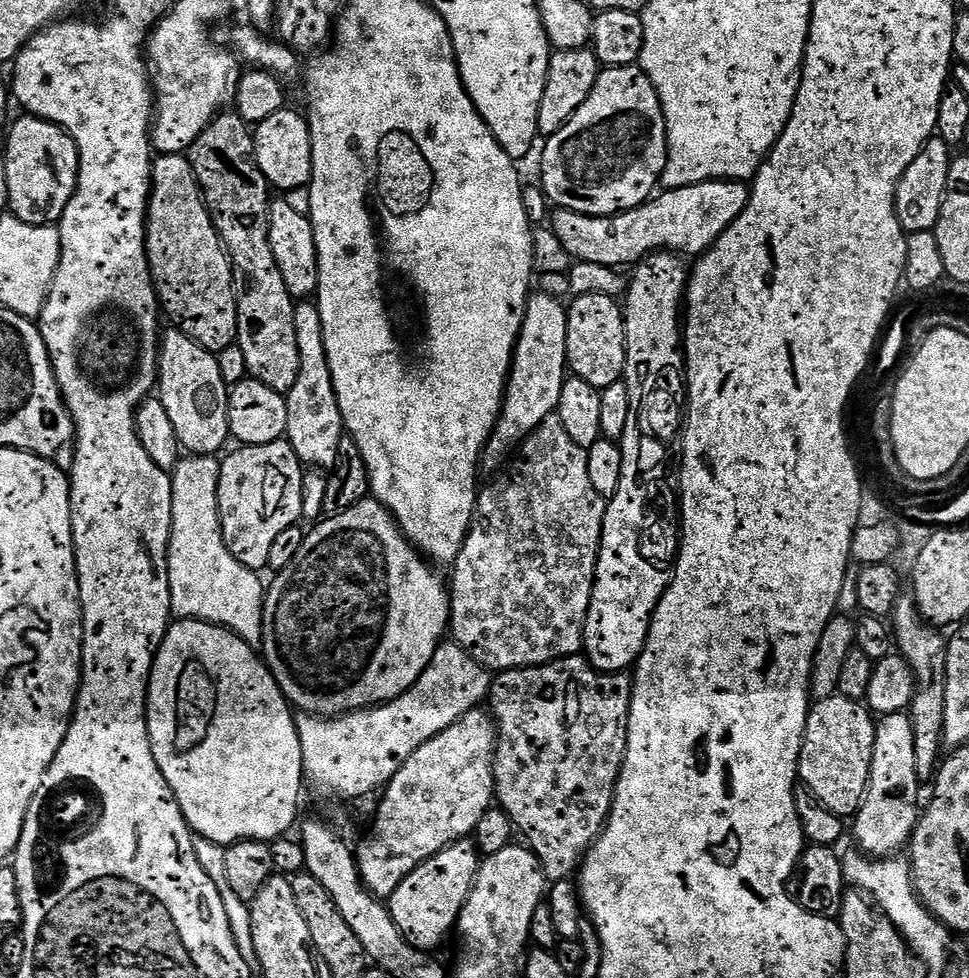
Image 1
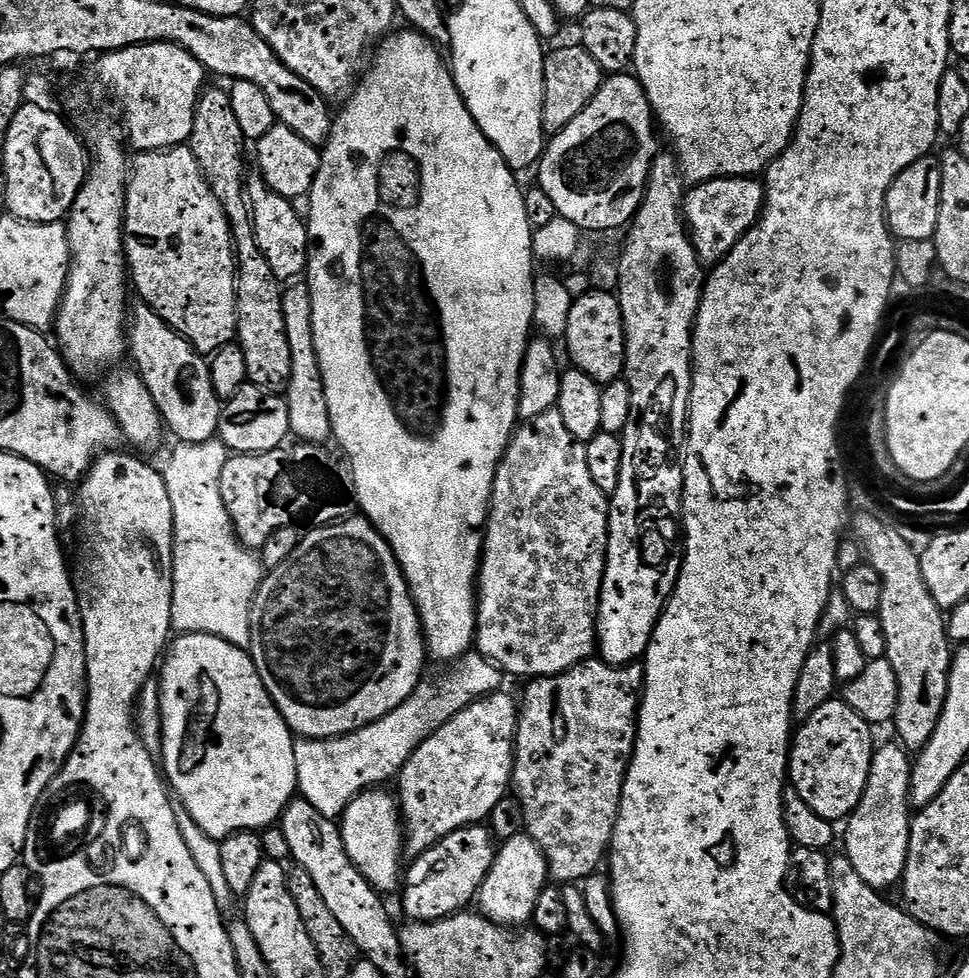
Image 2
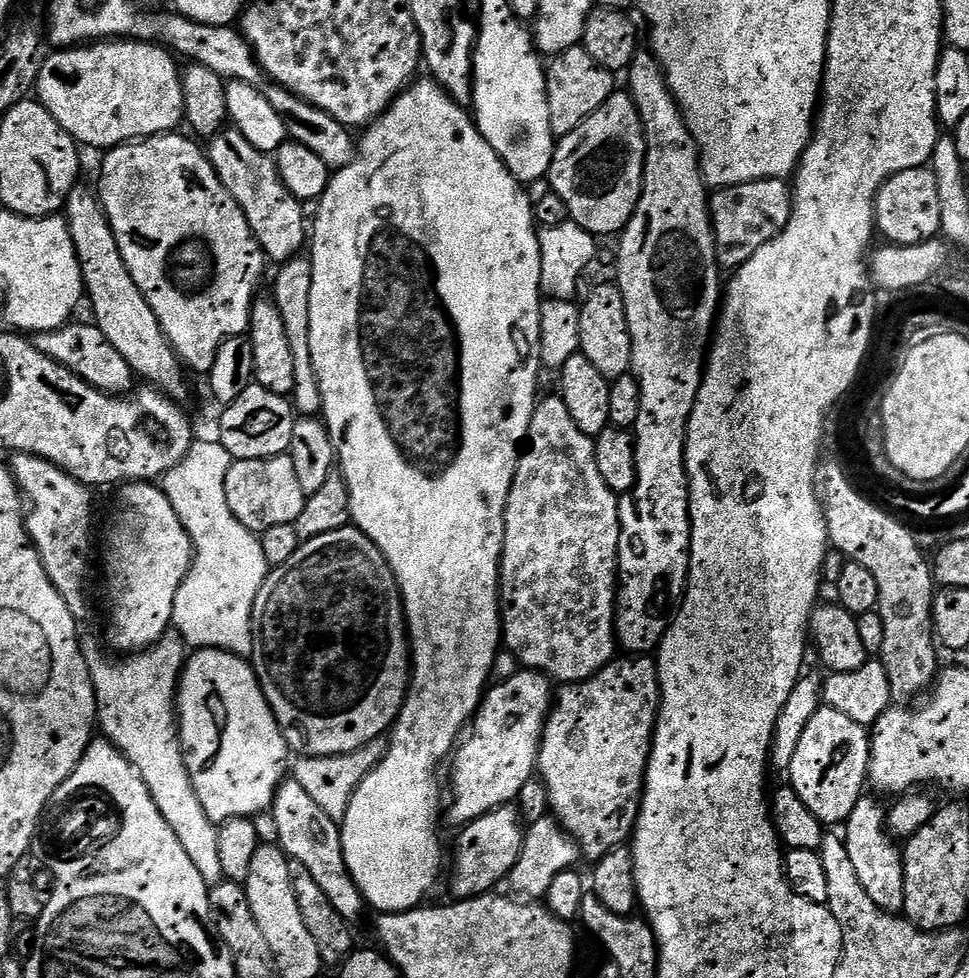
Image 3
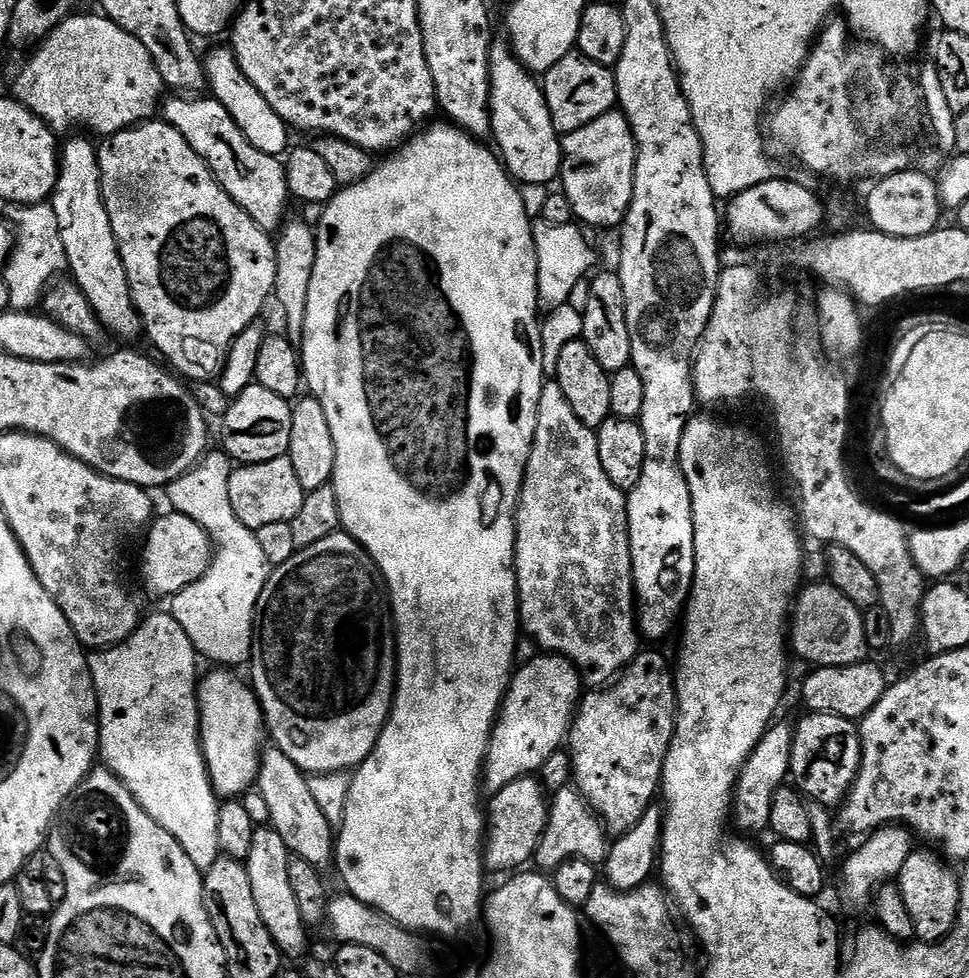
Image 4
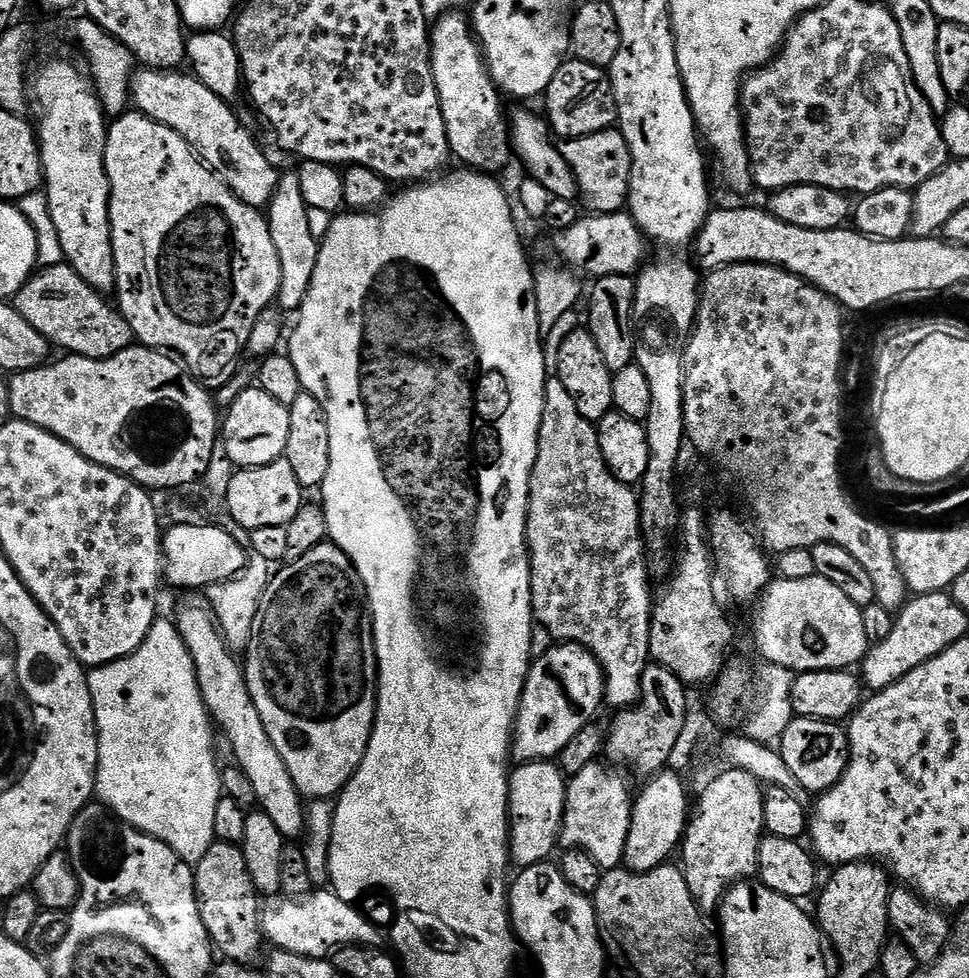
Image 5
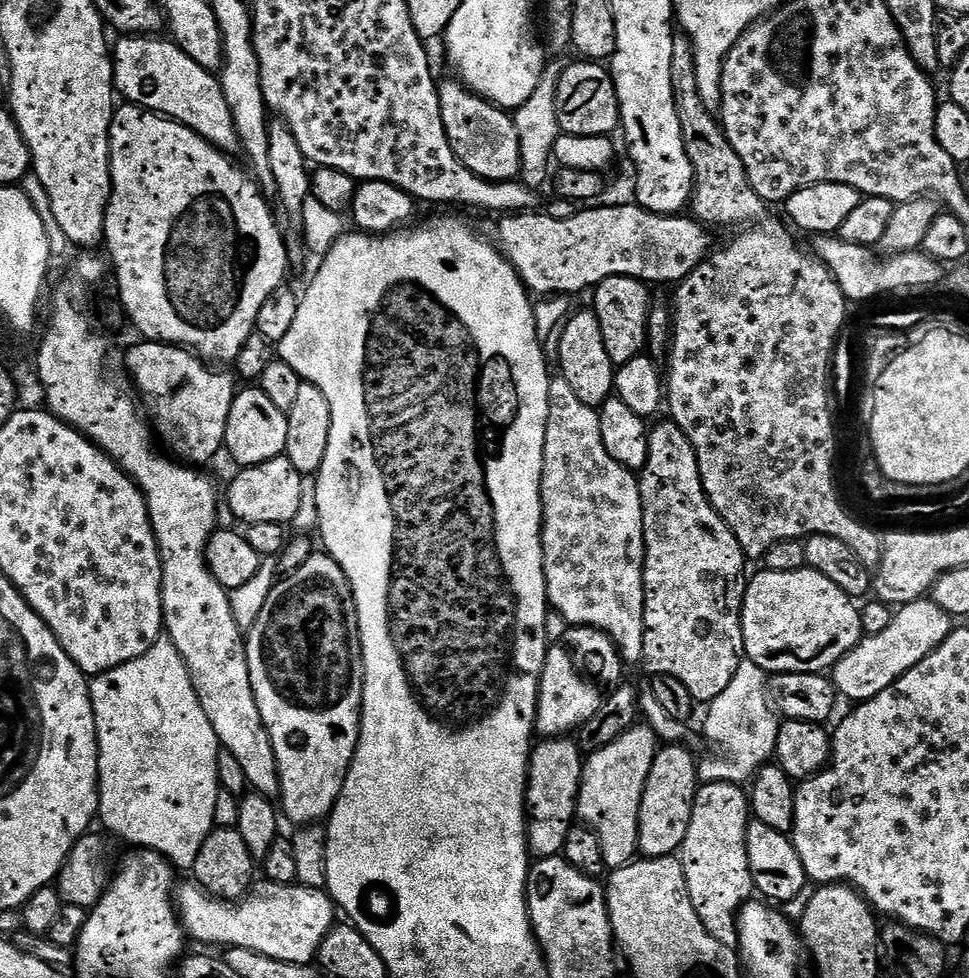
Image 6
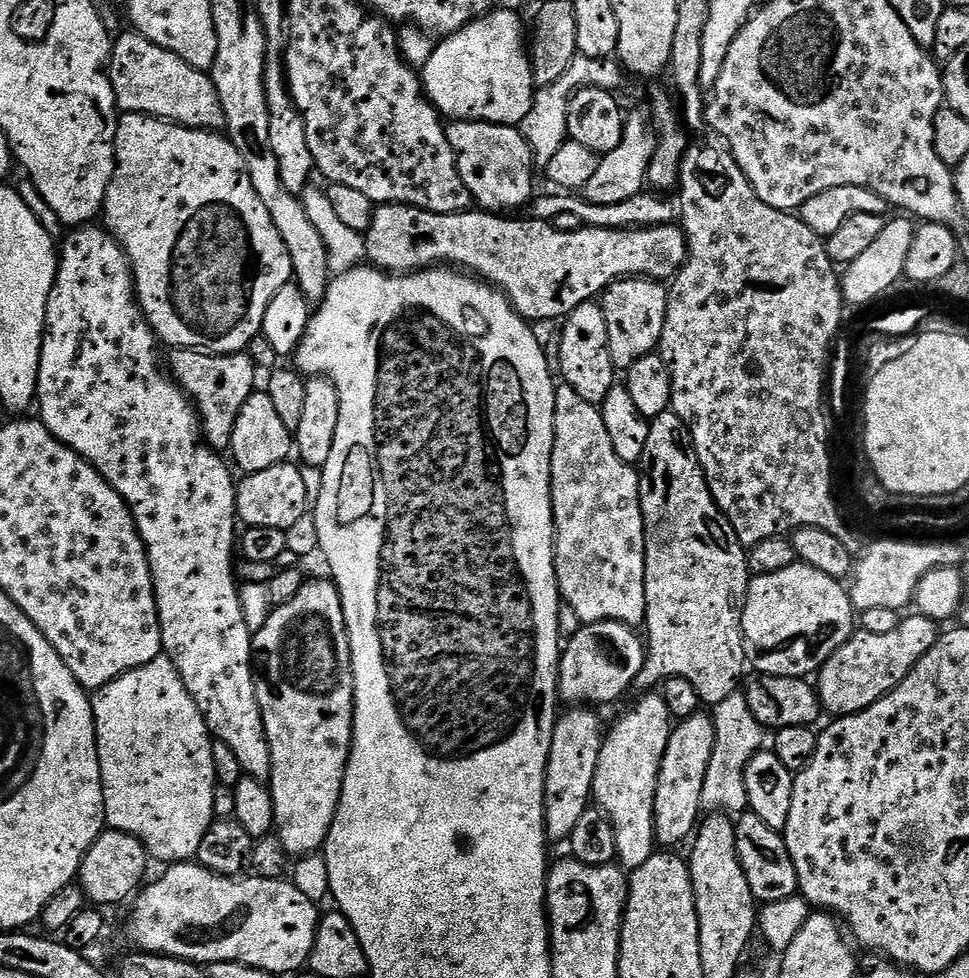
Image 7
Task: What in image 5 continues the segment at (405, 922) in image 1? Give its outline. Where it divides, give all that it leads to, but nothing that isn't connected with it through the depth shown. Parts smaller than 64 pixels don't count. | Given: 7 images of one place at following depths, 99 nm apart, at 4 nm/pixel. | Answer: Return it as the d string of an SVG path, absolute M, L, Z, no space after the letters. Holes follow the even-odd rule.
M529 760L511 769L508 777L508 850L517 869L543 864L560 844L568 780L559 763ZM556 848L556 849L555 849Z

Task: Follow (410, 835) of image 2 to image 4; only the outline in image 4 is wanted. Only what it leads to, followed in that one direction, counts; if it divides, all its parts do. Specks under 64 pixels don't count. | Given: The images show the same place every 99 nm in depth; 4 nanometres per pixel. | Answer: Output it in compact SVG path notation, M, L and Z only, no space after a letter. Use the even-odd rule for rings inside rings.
M536 654L529 664L515 669L500 704L492 737L488 743L488 759L484 761L482 784L489 793L500 792L510 782L539 773L550 754L561 751L576 706L582 699L582 677L563 656Z

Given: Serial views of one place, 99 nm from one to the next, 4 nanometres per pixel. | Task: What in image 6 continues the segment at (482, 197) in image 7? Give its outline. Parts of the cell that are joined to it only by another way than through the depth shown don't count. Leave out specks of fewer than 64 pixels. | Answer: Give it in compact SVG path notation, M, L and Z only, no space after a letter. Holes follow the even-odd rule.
M455 83L439 85L440 113L446 138L457 160L478 178L493 184L507 184L520 174L519 136L513 117Z

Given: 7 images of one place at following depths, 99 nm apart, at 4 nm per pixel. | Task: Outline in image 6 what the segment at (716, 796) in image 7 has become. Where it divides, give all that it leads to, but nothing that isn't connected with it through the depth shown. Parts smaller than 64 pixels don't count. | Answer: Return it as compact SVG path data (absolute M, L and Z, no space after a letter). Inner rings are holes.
M746 658L741 660L734 681L707 707L708 716L702 727L703 735L715 748L717 756L710 762L704 760L697 763L697 777L701 783L706 784L738 784L745 785L776 753L778 734L781 721L773 711L767 697L767 684L769 675L760 666L750 662Z

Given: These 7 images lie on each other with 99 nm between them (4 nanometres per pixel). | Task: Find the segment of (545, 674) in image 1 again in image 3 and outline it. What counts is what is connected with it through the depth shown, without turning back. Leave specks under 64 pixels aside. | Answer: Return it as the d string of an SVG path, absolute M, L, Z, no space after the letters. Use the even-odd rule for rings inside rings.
M636 654L631 658L624 658L628 660L620 660L621 658L614 658L606 665L602 670L598 670L593 674L593 676L588 680L582 680L578 684L565 684L555 693L554 703L551 705L548 718L544 722L544 739L540 741L540 753L536 759L536 767L538 769L539 779L544 781L544 784L548 788L548 807L550 809L551 815L560 823L560 827L568 833L576 842L577 848L580 849L580 855L586 861L595 862L603 858L606 854L610 854L615 848L621 847L633 835L634 829L636 827L636 815L640 812L640 798L644 794L644 775L648 769L648 759L652 753L652 733L656 731L656 716L660 713L660 675L656 669L656 661L651 655L648 654Z

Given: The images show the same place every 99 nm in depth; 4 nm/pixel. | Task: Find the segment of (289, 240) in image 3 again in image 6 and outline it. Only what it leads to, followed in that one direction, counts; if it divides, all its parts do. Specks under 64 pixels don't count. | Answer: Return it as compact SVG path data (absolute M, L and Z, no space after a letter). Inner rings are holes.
M120 38L114 44L112 79L115 91L119 95L121 92L129 105L186 125L224 154L237 151L240 139L219 79L209 69L198 66L198 62L187 56L175 42L166 44L152 39L156 38Z

